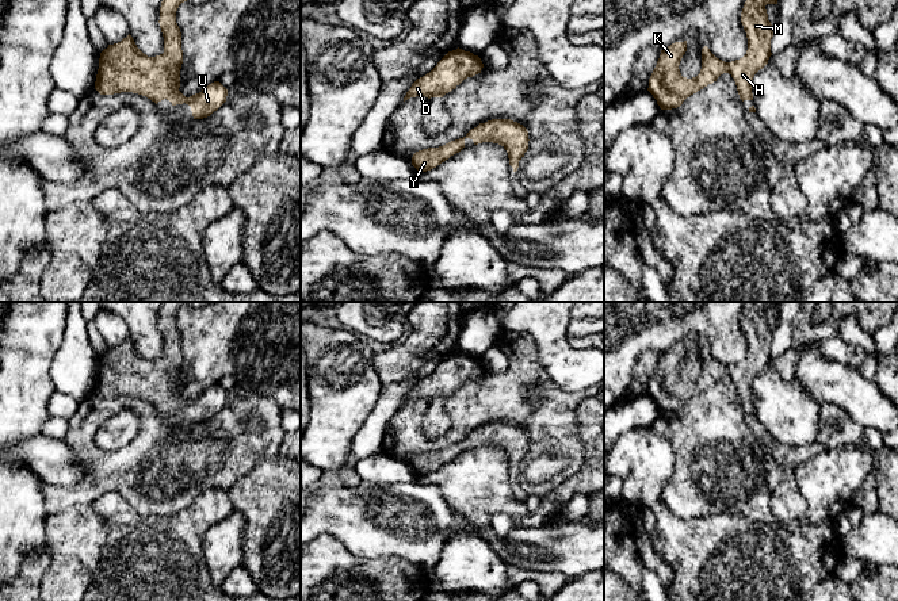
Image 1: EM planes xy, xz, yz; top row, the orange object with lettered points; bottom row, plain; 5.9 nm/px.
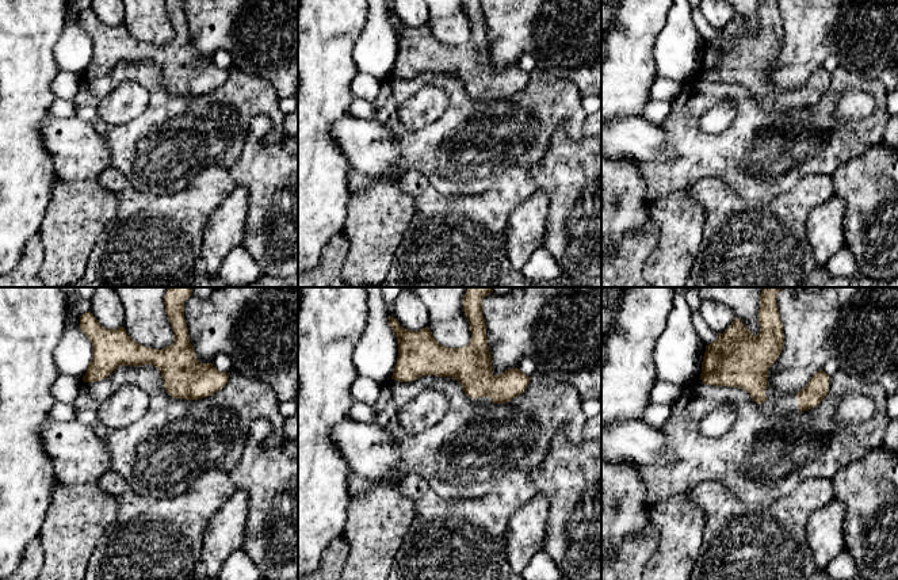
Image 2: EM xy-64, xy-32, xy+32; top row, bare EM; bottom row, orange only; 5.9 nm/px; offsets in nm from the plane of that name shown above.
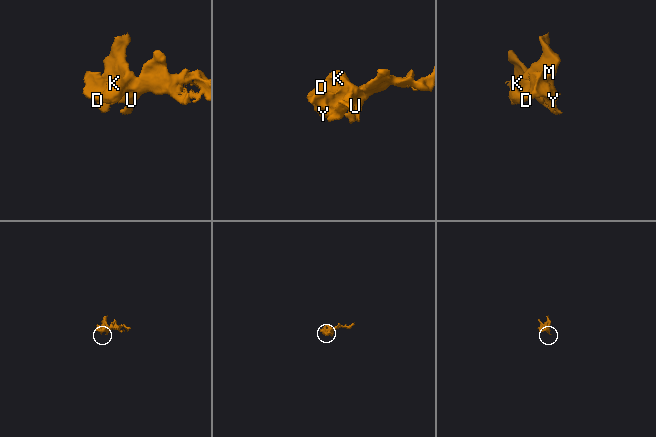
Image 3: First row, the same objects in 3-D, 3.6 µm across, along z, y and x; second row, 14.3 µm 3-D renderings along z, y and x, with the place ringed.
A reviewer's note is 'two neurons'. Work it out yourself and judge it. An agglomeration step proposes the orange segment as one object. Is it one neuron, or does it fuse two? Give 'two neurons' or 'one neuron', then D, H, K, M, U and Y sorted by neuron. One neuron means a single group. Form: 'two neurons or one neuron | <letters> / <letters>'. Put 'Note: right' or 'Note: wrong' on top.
Note: wrong
one neuron | D H K M U Y

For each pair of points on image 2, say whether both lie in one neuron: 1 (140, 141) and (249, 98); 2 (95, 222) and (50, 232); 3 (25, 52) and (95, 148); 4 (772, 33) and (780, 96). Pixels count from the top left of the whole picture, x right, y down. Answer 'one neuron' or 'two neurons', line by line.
1: one neuron
2: one neuron
3: two neurons
4: one neuron

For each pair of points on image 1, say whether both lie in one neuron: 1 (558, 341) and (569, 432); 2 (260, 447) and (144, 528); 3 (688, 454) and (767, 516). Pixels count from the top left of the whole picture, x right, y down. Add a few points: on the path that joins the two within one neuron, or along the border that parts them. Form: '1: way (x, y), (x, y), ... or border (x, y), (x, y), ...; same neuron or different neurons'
1: border (542, 367), (564, 390), (581, 391), (589, 387); different neurons
2: border (188, 504), (161, 516), (140, 516), (130, 506); different neurons
3: way (707, 459), (748, 500); same neuron

